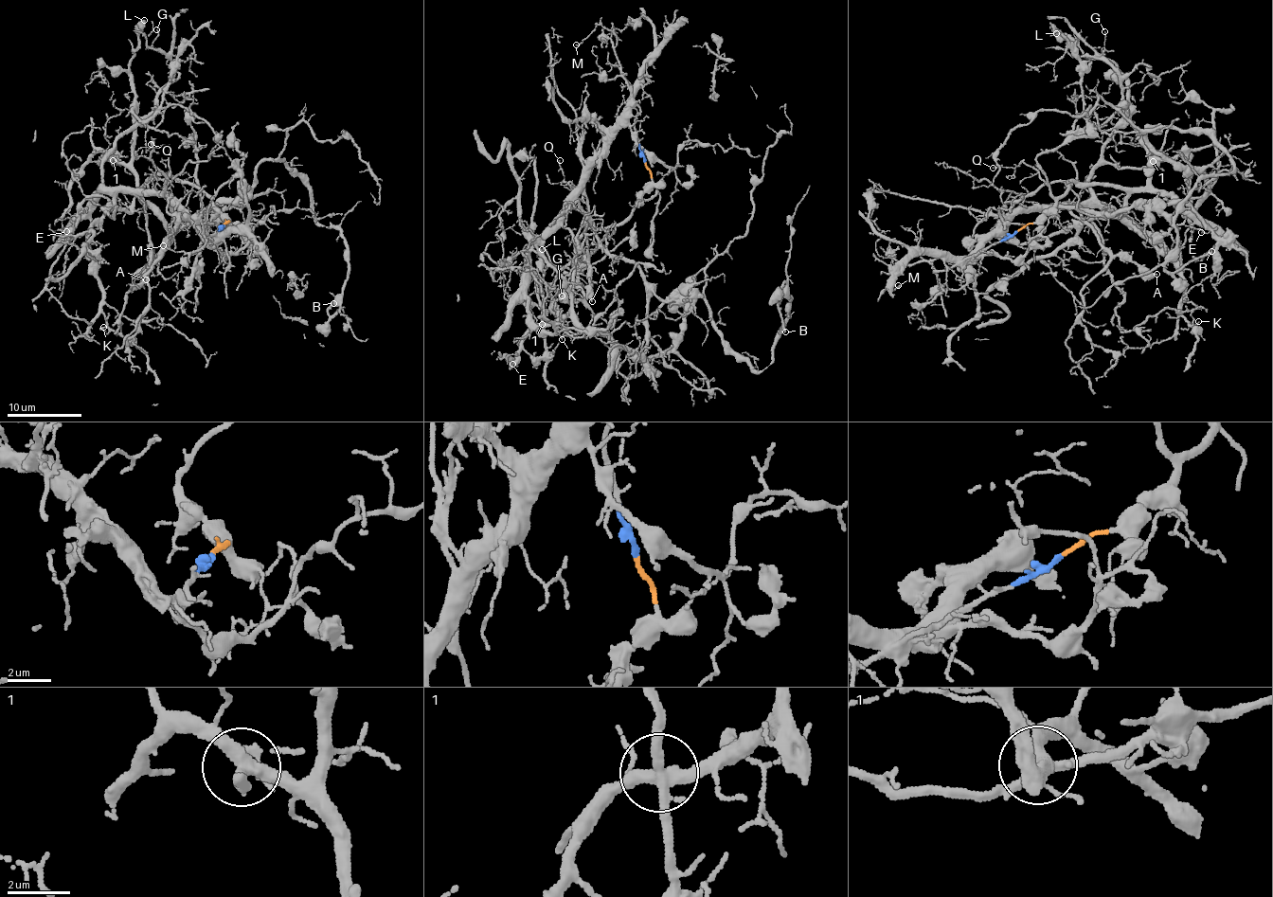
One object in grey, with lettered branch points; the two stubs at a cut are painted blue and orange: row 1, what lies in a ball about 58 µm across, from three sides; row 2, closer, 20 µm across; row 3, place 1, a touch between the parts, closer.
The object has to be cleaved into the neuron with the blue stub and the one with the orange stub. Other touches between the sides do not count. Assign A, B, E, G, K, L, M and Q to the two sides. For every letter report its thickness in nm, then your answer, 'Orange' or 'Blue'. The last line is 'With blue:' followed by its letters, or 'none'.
A: Thickness 360 nm. Blue
B: Thickness 280 nm. Orange
E: Thickness 70 nm. Orange
G: Thickness 120 nm. Blue
K: Thickness 100 nm. Blue
L: Thickness 500 nm. Orange
M: Thickness 130 nm. Blue
Q: Thickness 100 nm. Orange
With blue: A, G, K, M

